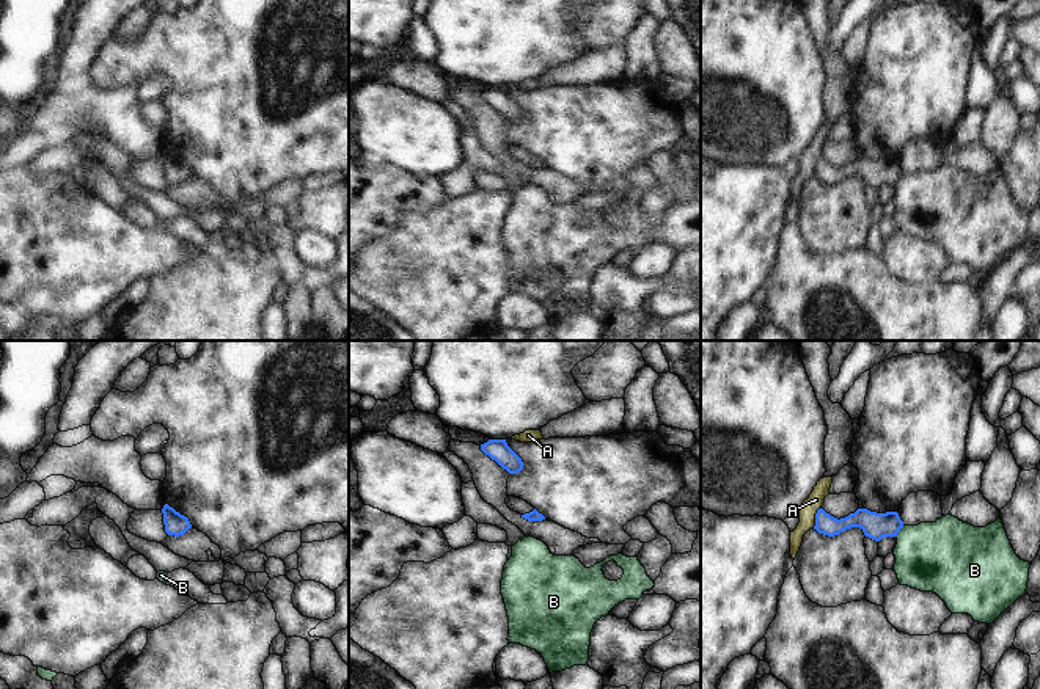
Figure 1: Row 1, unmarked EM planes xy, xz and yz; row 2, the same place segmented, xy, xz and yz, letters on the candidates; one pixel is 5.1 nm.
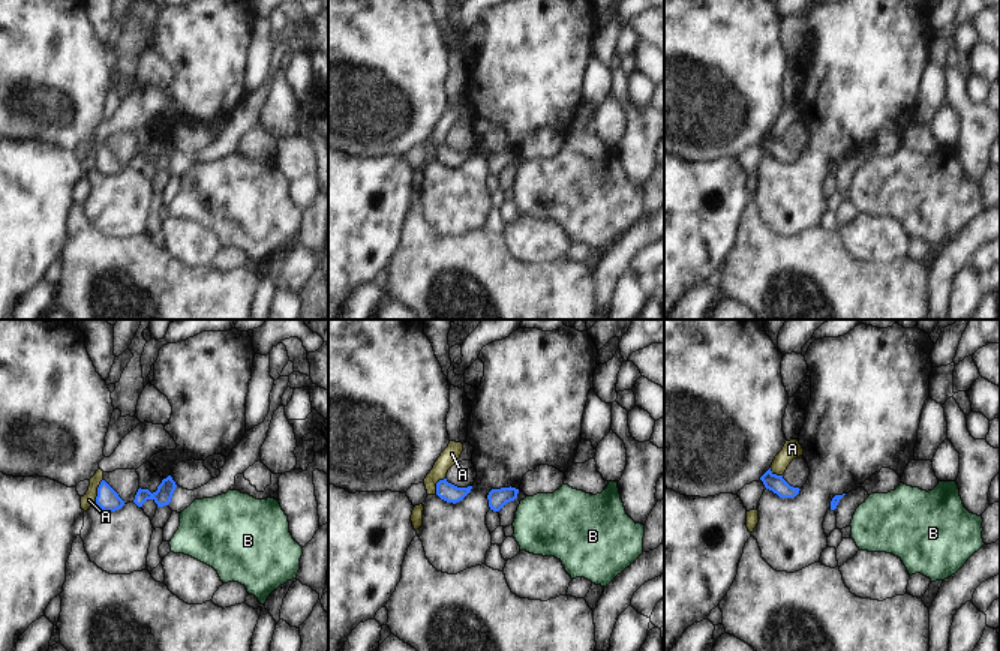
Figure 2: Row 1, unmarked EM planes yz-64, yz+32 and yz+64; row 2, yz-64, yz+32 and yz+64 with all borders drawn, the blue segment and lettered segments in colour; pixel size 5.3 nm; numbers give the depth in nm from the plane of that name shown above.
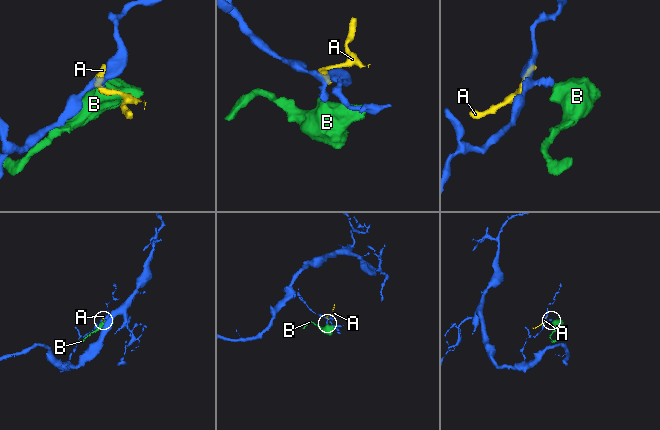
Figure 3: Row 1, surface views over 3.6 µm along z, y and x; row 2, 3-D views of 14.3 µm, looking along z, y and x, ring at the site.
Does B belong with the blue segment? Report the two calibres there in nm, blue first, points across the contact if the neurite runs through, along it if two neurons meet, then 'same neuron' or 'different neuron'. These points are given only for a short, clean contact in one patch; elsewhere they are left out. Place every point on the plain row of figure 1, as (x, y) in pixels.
calibres 140 and 360 nm; border yz (904, 174), (896, 184); different neuron

